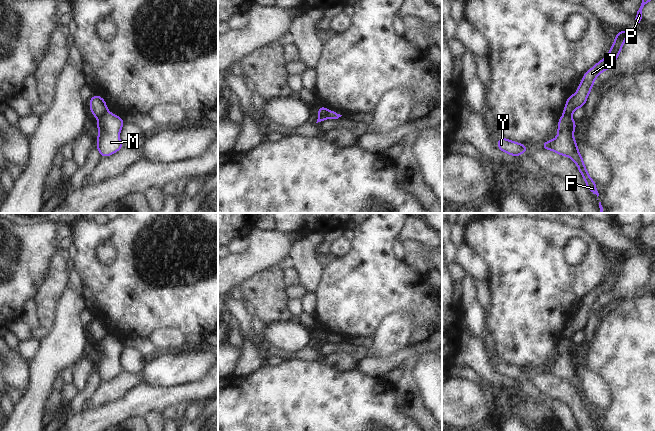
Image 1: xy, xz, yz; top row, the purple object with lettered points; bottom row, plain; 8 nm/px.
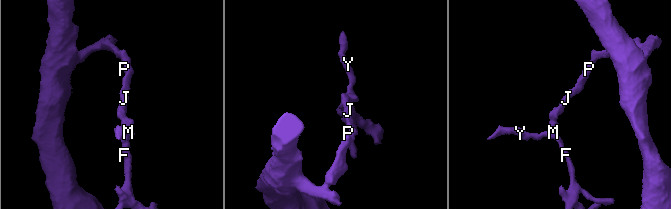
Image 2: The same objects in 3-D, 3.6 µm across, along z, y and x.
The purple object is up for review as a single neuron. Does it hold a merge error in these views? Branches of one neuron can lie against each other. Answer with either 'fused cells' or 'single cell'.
fused cells

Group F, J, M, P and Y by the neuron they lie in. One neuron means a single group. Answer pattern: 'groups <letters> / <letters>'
groups F M Y / J P

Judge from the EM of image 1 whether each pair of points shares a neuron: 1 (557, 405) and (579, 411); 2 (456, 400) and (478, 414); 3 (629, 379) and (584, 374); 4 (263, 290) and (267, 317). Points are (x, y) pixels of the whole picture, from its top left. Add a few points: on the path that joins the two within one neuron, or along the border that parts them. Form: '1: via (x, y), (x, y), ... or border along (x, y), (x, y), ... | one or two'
1: border along (553, 398), (565, 401), (577, 420) | two
2: via (461, 404), (473, 410) | one
3: border along (586, 360), (589, 367), (608, 384), (611, 397) | two
4: via (267, 297), (267, 310) | one

